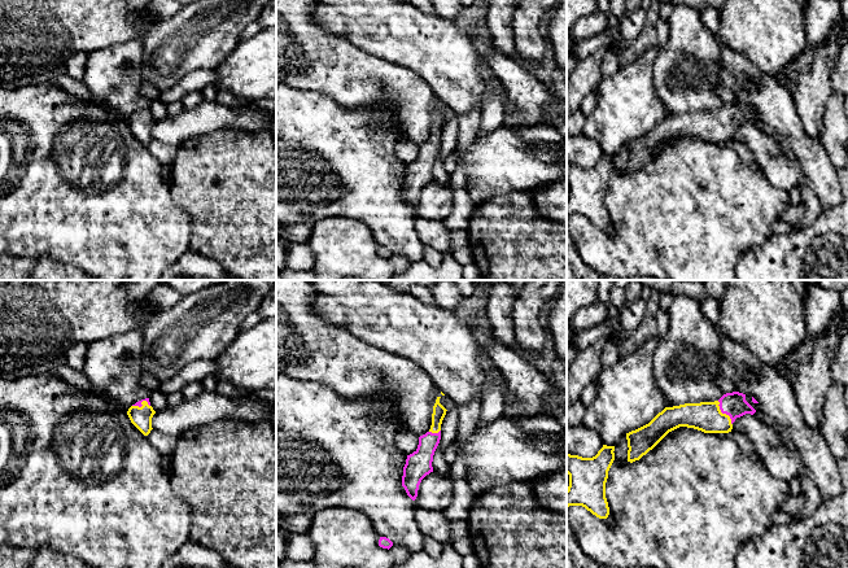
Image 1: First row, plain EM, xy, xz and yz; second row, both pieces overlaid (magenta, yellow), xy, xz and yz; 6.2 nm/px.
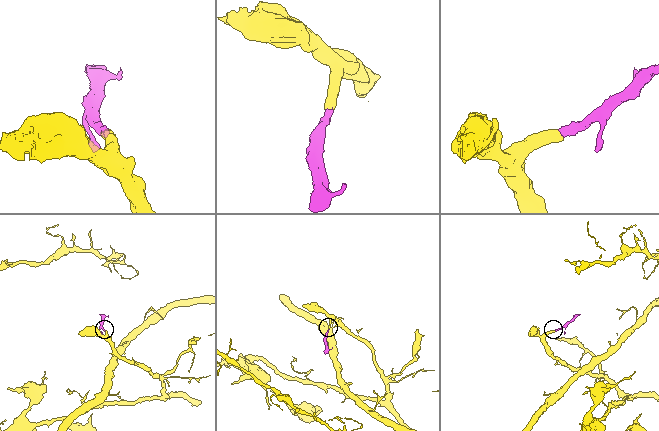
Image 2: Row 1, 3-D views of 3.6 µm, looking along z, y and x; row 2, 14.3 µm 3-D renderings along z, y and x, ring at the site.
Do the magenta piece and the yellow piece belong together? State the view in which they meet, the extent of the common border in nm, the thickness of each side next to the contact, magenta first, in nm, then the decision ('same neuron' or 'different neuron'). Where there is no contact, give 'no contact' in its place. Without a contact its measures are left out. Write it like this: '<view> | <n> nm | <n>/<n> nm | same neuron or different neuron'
yz | 180 nm | 150/190 nm | same neuron

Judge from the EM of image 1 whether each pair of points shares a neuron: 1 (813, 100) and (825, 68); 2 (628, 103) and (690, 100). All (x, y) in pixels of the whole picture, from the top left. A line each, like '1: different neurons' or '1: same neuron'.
1: same neuron
2: different neurons

